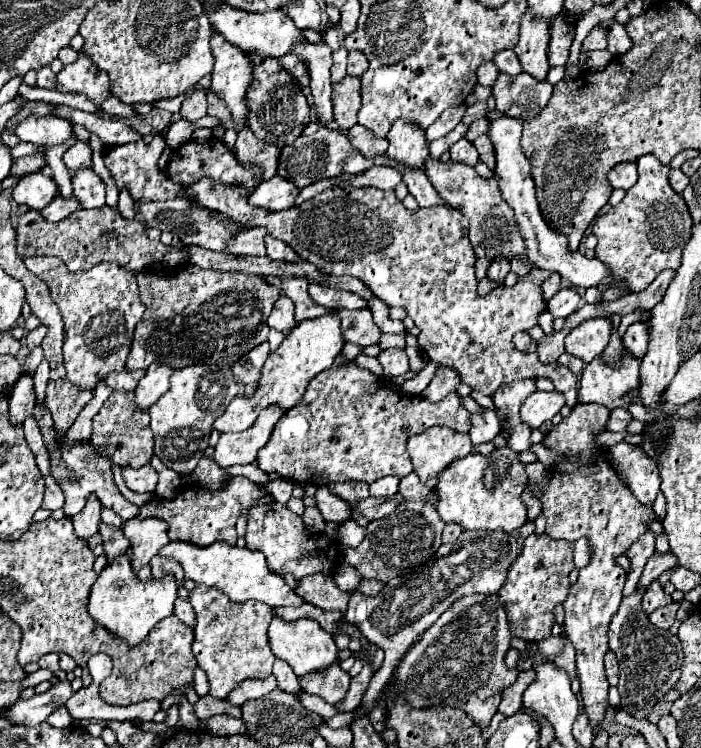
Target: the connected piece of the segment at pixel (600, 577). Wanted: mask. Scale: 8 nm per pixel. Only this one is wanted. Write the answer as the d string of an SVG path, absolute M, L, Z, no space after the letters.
M577 404L559 426L551 428L543 444L551 450L563 452L565 460L553 466L553 476L545 492L541 492L543 514L547 520L545 534L559 540L575 542L589 538L593 556L587 568L579 570L579 580L569 588L565 606L565 632L577 650L577 676L581 680L581 698L585 714L593 732L601 726L609 708L603 656L609 650L607 632L611 616L615 616L623 598L625 570L615 564L615 556L625 554L627 548L647 530L647 522L653 520L653 510L637 502L629 488L621 486L615 470L611 468L607 454L595 446L595 434L605 430L609 410L601 404Z

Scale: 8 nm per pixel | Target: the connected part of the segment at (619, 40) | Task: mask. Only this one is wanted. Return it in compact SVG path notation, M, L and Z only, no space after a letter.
M603 20L603 22L599 22L599 26L605 26L607 32L609 32L607 34L607 42L609 42L607 50L613 56L621 56L621 54L625 54L633 46L633 42L631 42L625 26L617 24L617 20Z

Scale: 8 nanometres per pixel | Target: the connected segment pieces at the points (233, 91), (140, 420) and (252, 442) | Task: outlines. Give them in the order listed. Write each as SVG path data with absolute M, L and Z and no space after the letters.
M211 26L211 50L215 56L211 92L229 108L235 122L247 120L247 86L251 84L251 68L249 58L241 48L231 44L225 36L221 36Z
M115 390L105 400L105 404L97 412L97 416L93 418L93 434L91 434L89 442L95 446L97 454L101 454L105 458L109 456L113 460L113 464L119 464L123 468L129 466L129 468L137 470L137 468L149 464L149 460L153 456L153 432L149 428L149 412L139 410L133 400L135 400L133 392Z
M265 408L253 428L241 434L221 434L213 454L215 462L221 468L229 468L235 464L253 464L257 460L257 452L269 442L269 436L281 416L283 412L279 408Z

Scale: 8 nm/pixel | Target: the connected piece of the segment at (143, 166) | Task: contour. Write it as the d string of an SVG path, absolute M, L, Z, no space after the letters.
M155 136L149 144L133 142L123 146L105 146L103 158L105 166L109 168L117 190L127 190L135 202L141 200L173 200L177 196L189 196L197 204L205 206L207 210L223 212L233 222L239 222L245 230L249 228L267 228L271 236L287 242L301 260L315 264L323 274L347 274L359 278L377 298L381 298L387 306L401 306L407 314L415 320L415 326L421 330L419 344L427 352L429 360L449 366L457 370L463 384L479 390L487 396L501 384L509 384L513 380L527 378L549 378L555 384L555 390L563 392L567 398L567 406L577 404L577 376L569 372L569 368L561 366L558 362L543 364L538 359L538 354L518 351L511 339L519 330L529 330L537 324L539 314L545 310L545 302L537 284L529 280L517 280L511 288L495 288L493 292L479 296L477 294L477 276L475 276L475 252L469 244L469 220L455 208L437 206L437 208L419 208L407 210L401 200L397 200L393 190L379 190L379 188L331 188L315 198L303 202L301 206L271 212L265 208L257 208L249 204L249 194L243 194L237 186L223 184L221 180L201 178L193 184L177 184L167 174L163 174L157 166L159 152L163 150L165 138Z

